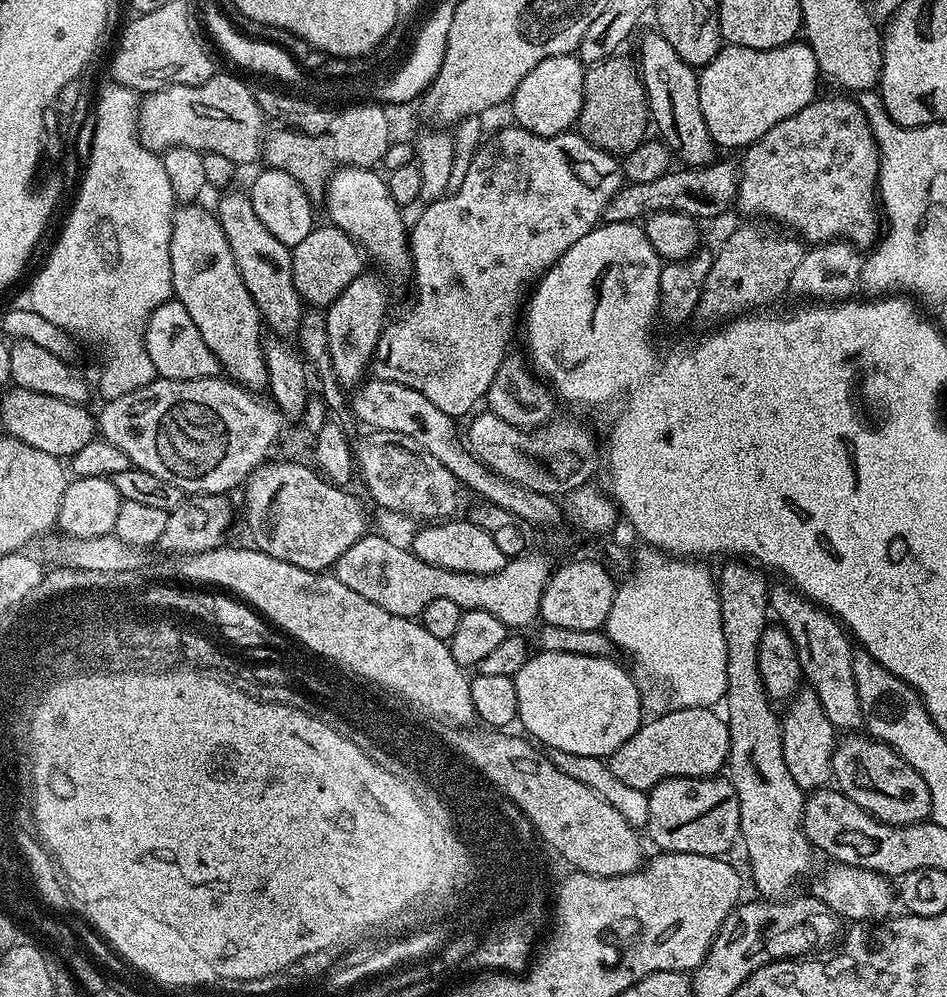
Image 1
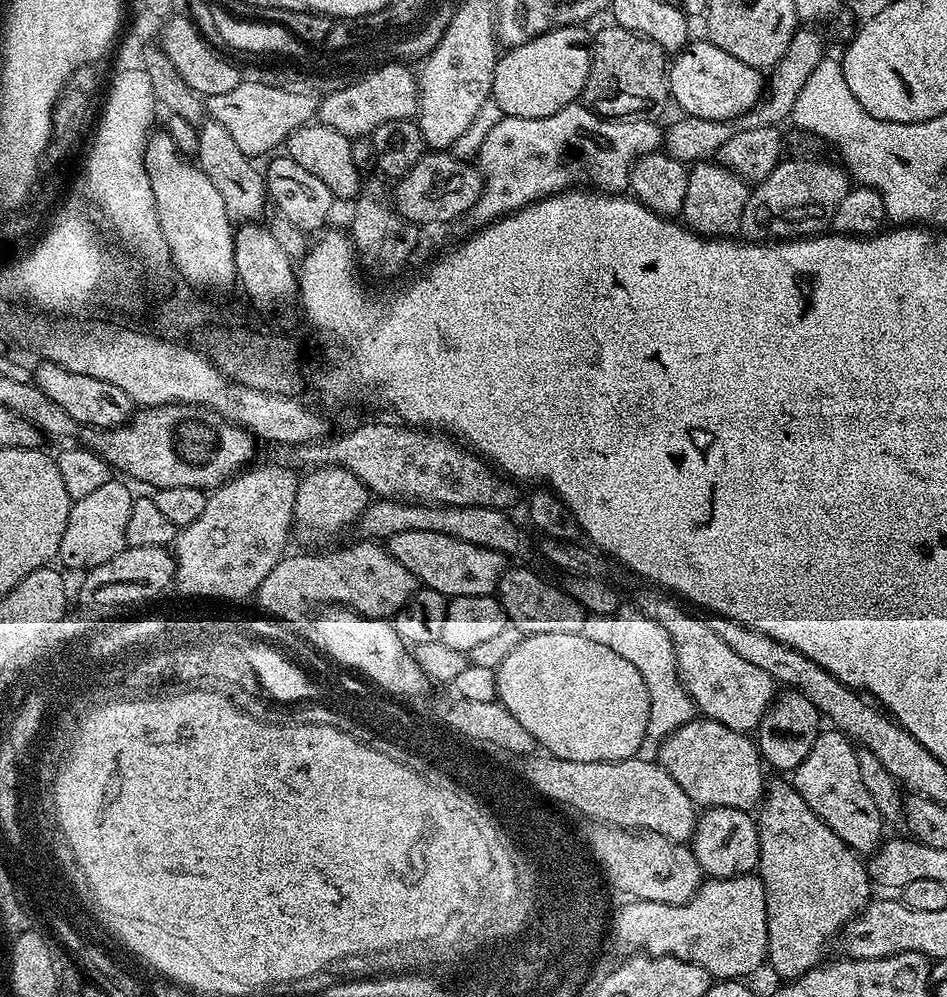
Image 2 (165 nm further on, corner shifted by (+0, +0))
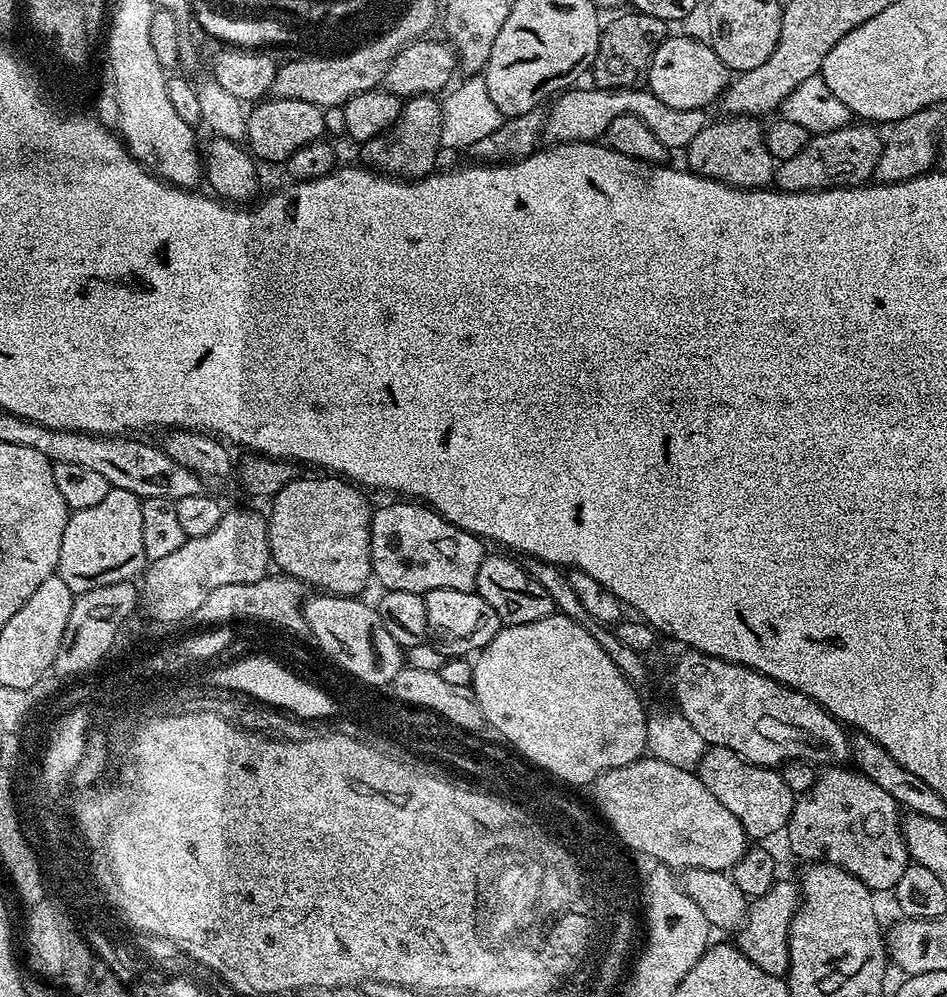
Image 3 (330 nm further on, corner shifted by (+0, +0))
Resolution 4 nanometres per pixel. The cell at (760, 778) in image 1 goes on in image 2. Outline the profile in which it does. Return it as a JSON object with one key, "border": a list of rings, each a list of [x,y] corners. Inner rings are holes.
{"border":[[[791,783],[767,785],[755,822],[760,839],[758,875],[766,890],[767,963],[770,968],[772,964],[781,981],[797,980],[825,959],[824,951],[828,943],[835,936],[837,939],[843,933],[844,925],[849,924],[870,903],[874,884],[865,861],[849,844],[842,842],[842,838],[838,838],[838,834],[834,834],[834,830],[830,830],[830,826],[826,826],[814,810],[810,810],[810,806],[806,806],[802,794],[798,794]]]}

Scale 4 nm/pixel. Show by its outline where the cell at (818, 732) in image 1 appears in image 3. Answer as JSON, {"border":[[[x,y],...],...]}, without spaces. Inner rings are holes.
{"border":[[[828,766],[817,775],[814,786],[810,790],[796,796],[796,805],[788,819],[786,837],[792,852],[803,862],[819,862],[833,864],[858,878],[873,893],[891,893],[895,889],[898,878],[902,878],[902,870],[906,870],[910,857],[906,850],[904,835],[900,829],[902,808],[894,798],[878,786],[877,782],[866,777],[855,767]]]}

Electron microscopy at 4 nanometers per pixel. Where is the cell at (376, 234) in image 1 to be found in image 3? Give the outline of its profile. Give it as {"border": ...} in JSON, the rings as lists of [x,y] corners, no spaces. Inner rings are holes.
{"border":[[[265,98],[259,102],[253,103],[251,105],[251,110],[247,113],[246,119],[247,124],[245,126],[245,137],[246,137],[246,148],[249,153],[257,161],[263,162],[263,160],[269,160],[272,164],[280,164],[283,165],[288,159],[290,159],[296,151],[298,151],[299,148],[301,148],[304,144],[309,144],[312,140],[318,140],[321,139],[325,135],[325,128],[323,124],[323,109],[319,108],[318,106],[314,106],[310,102],[298,102],[297,100],[281,100],[279,98]]]}

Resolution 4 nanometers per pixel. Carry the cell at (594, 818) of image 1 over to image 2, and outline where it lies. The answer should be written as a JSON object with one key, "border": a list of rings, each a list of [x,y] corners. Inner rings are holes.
{"border":[[[596,826],[590,855],[603,879],[635,900],[687,904],[702,883],[702,873],[691,847],[658,833]]]}

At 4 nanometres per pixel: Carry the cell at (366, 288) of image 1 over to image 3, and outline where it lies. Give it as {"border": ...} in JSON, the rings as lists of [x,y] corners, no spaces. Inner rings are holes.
{"border":[[[435,95],[409,96],[401,103],[398,118],[387,132],[363,141],[360,156],[369,169],[393,178],[418,180],[437,167],[436,155],[442,152],[442,110]]]}

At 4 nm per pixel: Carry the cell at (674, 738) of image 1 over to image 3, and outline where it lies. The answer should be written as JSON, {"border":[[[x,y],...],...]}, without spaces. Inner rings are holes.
{"border":[[[709,747],[700,760],[698,775],[706,789],[722,802],[724,811],[734,814],[734,818],[742,822],[742,830],[749,841],[764,842],[767,836],[776,836],[779,832],[781,835],[787,829],[796,796],[776,768],[752,764],[729,748]]]}

